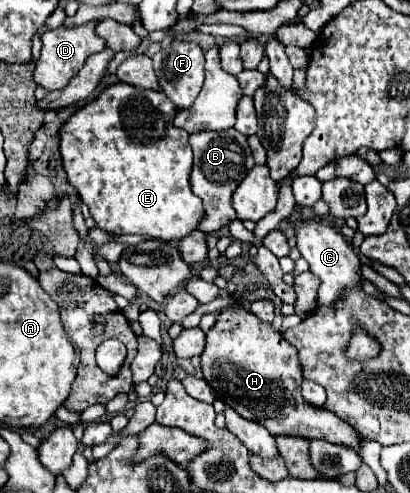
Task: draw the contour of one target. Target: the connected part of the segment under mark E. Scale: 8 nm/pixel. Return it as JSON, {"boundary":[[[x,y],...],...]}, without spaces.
{"boundary":[[[127,83],[109,85],[95,101],[77,109],[59,129],[59,151],[67,181],[75,187],[81,201],[89,207],[97,227],[121,235],[149,235],[159,241],[179,241],[203,219],[203,203],[193,195],[189,185],[189,173],[193,165],[193,153],[189,147],[189,133],[173,125],[175,109],[171,113],[159,113],[147,105],[147,97],[165,97],[163,91],[151,91],[133,87]]]}

